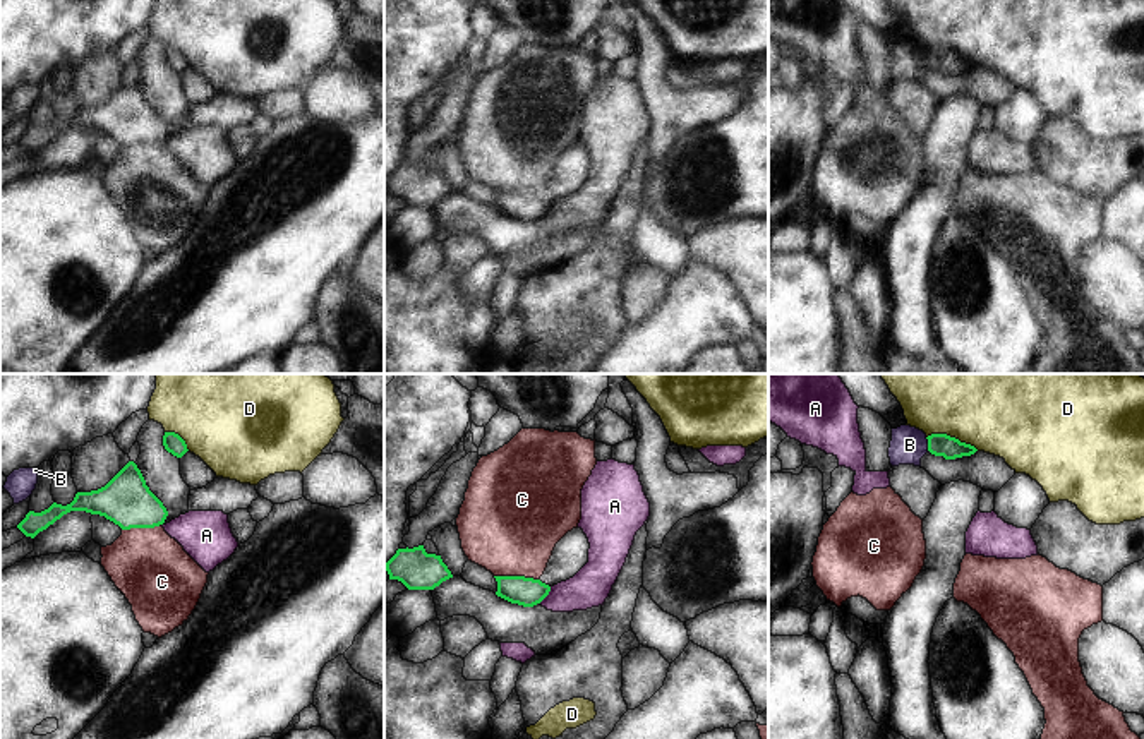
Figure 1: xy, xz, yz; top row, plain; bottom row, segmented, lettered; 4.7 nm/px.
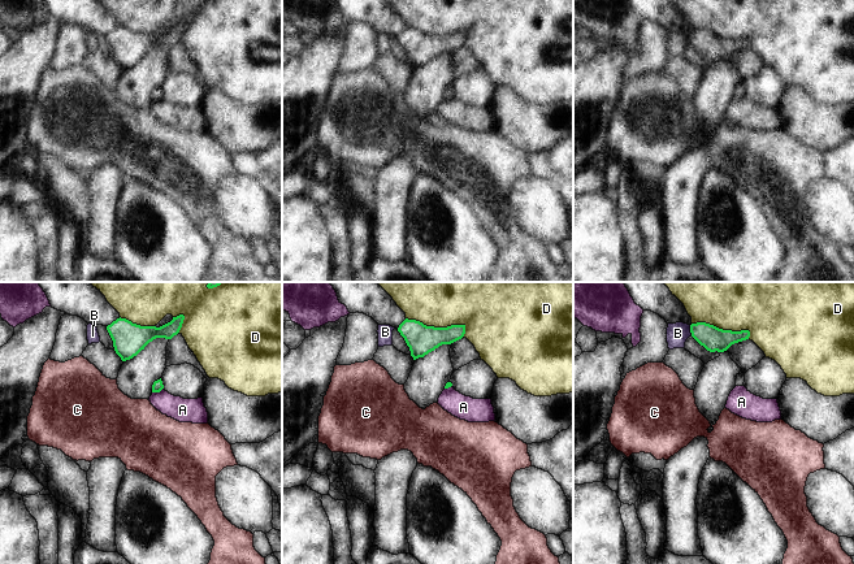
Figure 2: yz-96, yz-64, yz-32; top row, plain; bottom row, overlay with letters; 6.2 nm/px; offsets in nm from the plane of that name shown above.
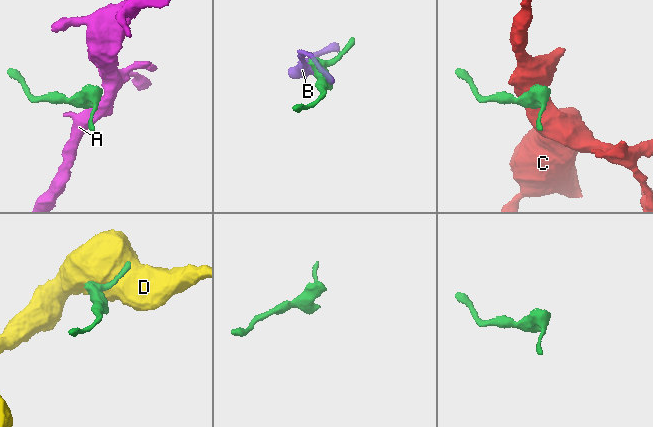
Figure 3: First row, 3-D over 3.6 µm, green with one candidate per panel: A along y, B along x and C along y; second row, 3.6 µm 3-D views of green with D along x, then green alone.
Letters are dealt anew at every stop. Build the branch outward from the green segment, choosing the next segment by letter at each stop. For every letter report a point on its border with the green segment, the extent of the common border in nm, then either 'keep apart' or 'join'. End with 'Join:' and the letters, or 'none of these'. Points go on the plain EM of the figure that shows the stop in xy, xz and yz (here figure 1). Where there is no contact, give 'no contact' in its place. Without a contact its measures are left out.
A: meets green in xz at (546, 211); contact 100 nm long; keep apart
B: meets green in yz at (928, 60); contact 80 nm long; keep apart
C: meets green in xz at (517, 192); contact 220 nm long; keep apart
D: meets green in yz at (952, 54); contact 260 nm long; keep apart
Join: none of these

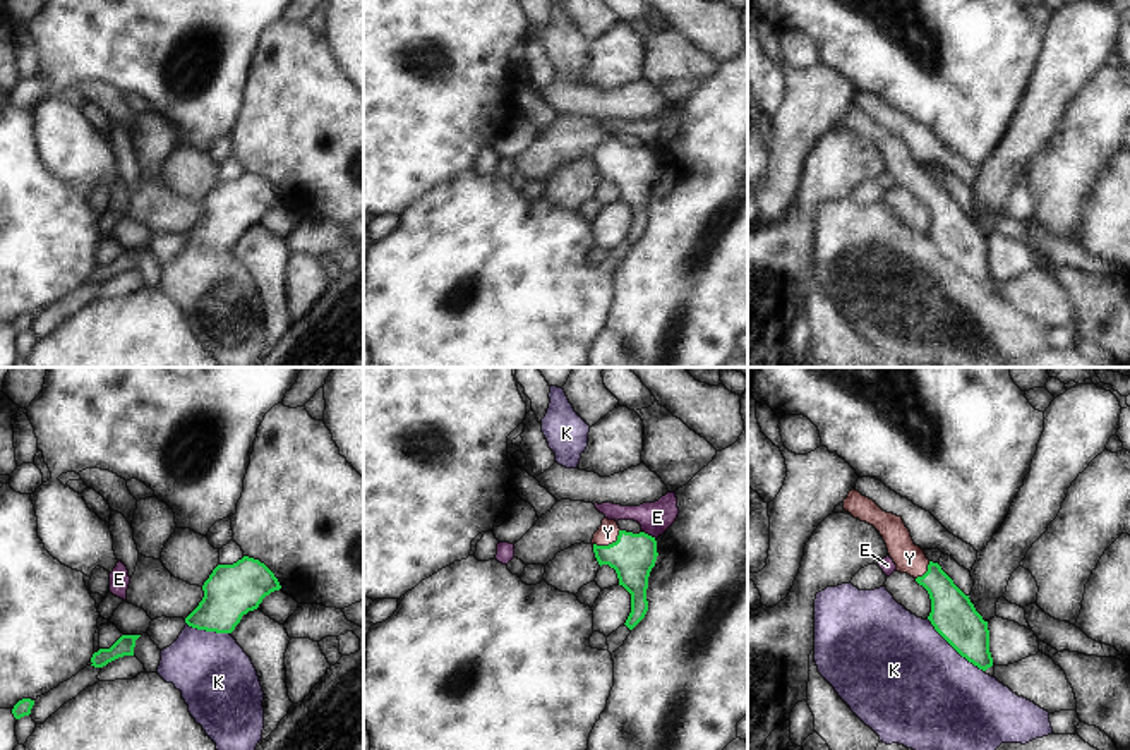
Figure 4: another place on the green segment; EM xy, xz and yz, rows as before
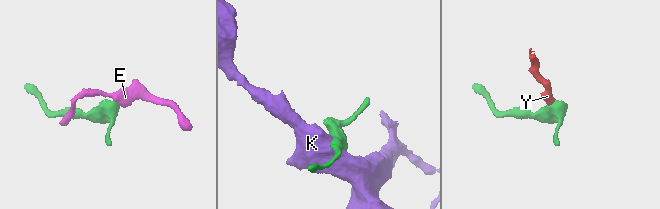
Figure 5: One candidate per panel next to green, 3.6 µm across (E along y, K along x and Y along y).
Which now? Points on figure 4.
E: meets green in xz at (650, 151); contact 70 nm long; keep apart
K: meets green in yz at (954, 263); contact 360 nm long; keep apart
Y: meets green in xz at (609, 160); contact 150 nm long; join
Join: Y

